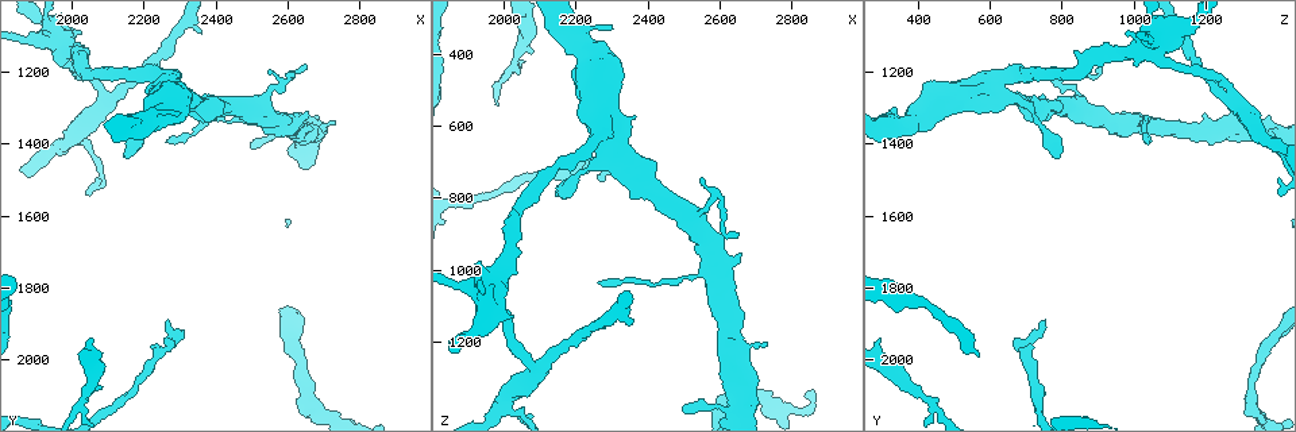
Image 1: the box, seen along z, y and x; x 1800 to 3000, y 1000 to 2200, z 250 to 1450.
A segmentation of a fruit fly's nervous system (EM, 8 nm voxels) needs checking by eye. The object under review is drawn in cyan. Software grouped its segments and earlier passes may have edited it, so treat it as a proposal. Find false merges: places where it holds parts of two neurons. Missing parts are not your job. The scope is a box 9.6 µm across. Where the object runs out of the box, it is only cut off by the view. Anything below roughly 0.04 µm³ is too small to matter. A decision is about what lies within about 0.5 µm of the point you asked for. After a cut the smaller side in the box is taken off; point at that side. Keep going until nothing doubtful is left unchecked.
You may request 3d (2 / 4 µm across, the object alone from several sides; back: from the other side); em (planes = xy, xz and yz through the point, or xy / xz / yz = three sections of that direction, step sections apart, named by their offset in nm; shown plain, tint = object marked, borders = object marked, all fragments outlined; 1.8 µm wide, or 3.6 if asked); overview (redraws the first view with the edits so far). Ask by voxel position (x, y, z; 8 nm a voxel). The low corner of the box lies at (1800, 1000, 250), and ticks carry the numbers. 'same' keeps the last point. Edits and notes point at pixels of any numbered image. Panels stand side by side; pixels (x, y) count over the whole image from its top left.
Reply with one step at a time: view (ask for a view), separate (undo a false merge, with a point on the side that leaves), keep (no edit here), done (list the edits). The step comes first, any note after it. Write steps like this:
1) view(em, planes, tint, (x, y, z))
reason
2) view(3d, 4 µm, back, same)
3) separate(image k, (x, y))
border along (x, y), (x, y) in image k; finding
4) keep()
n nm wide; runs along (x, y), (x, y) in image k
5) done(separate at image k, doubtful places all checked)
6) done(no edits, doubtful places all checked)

view(3d, 4 µm, (2270, 1270, 630))
four arms meet

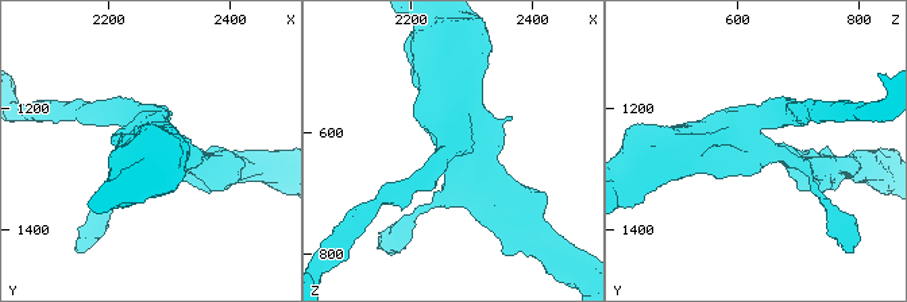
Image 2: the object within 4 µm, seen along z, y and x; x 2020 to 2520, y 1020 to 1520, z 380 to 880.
view(em, 3.6 µm, planes, borders, (2275, 1265, 625))

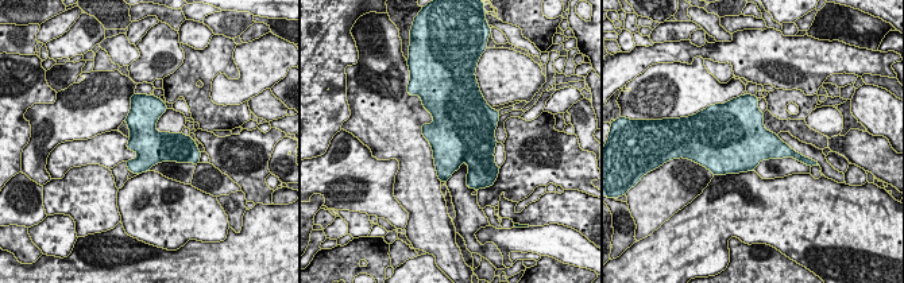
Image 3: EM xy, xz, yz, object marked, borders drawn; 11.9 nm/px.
keep()
continuous, no second neuron

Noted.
view(3d, 4 µm, (2250, 1310, 720))
thick turns thin

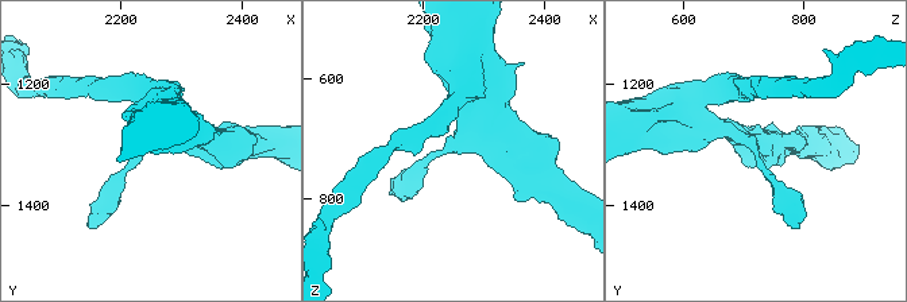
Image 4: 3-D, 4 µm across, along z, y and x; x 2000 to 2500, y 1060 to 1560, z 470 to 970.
view(em, 3.6 µm, planes, tint, (2240, 1310, 715))
now the EM

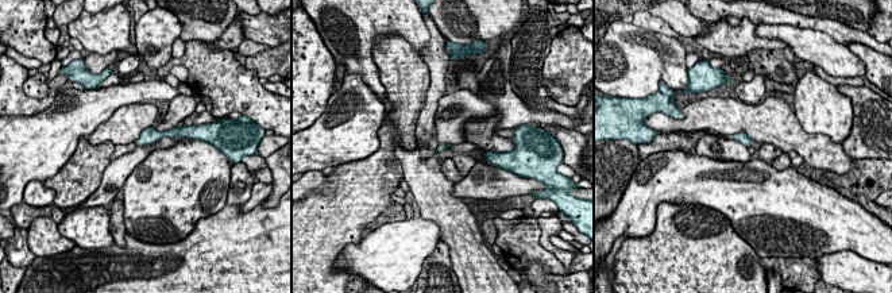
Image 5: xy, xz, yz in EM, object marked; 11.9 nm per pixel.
keep()
one neuron here

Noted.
view(3d, 4 µm, (1970, 1140, 1030))
thick turns thin

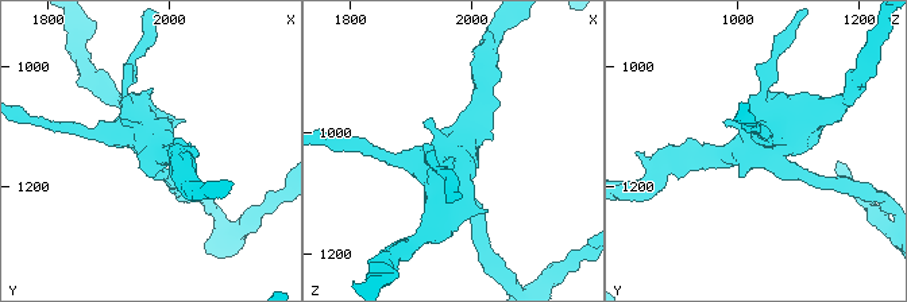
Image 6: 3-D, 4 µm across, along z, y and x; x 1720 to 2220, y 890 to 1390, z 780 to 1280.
view(em, 3.6 µm, planes, tint, (1975, 1140, 1035))

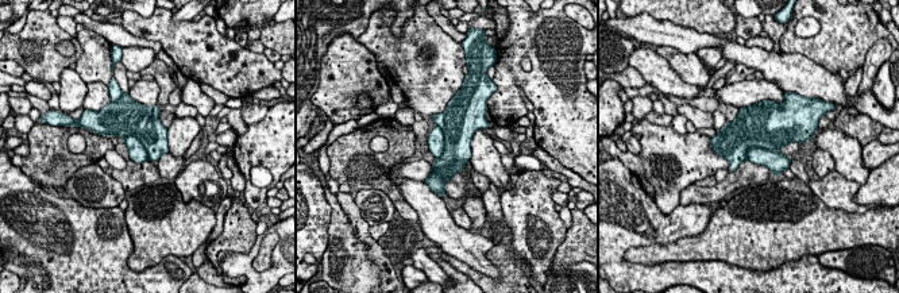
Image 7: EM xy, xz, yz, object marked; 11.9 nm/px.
separate(image 7, (772, 160))
500 nm wide; border along (778, 151), (751, 147), (745, 160) in image 7; two neurons meet here

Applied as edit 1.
view(em, planes, plain, (2640, 1370, 1380))

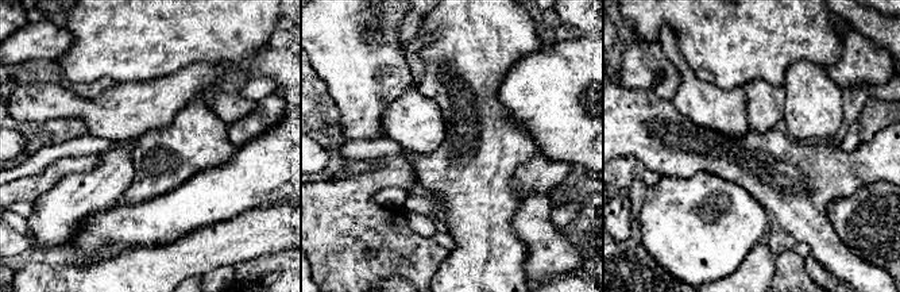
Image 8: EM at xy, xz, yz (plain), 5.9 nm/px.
view(em, planes, tint, same)

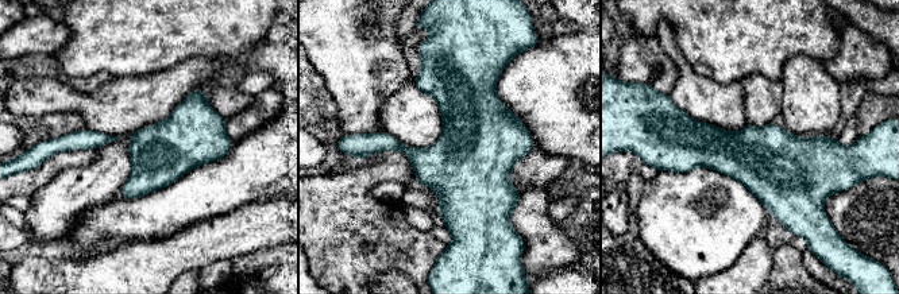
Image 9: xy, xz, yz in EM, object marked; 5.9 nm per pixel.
keep()
360 nm wide; continuous, no second neuron

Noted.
done(separate at image 7, doubtful places all checked)

